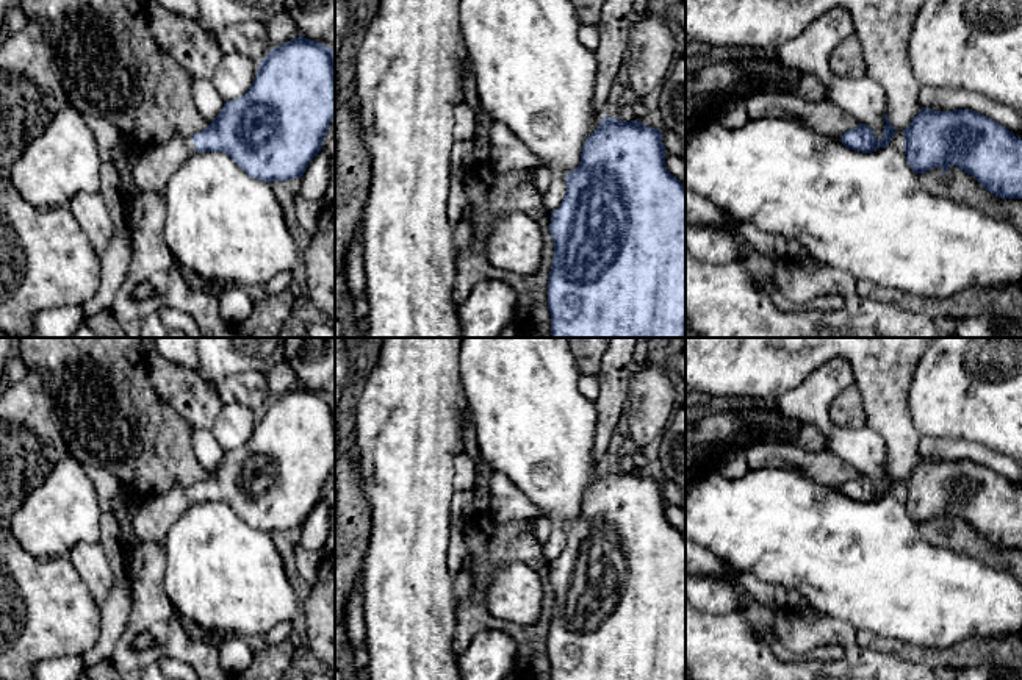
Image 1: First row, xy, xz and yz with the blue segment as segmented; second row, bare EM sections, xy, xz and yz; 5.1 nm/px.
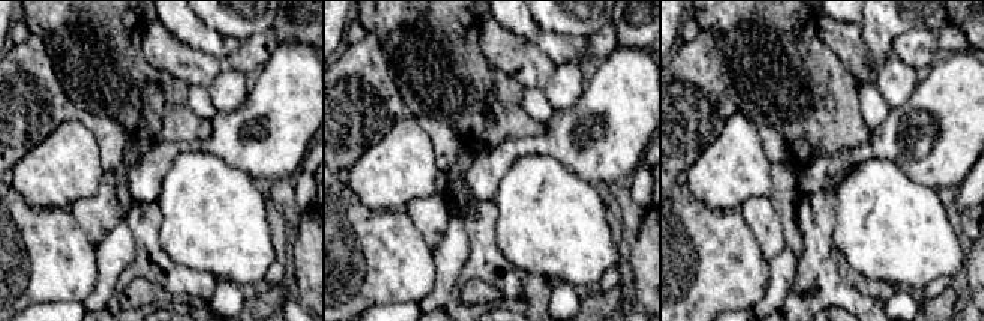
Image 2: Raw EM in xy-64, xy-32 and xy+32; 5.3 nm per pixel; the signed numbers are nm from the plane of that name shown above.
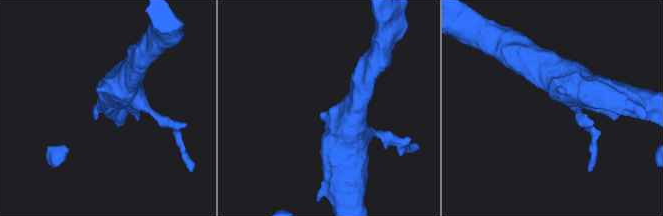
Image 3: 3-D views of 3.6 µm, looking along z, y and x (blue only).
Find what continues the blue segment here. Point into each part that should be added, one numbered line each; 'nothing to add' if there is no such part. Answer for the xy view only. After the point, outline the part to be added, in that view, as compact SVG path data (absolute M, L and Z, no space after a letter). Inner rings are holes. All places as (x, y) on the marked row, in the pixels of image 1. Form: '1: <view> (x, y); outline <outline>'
1: xy (154, 166); outline M193 136L174 138L163 145L141 152L130 167L141 191L163 191L177 167L193 153Z

